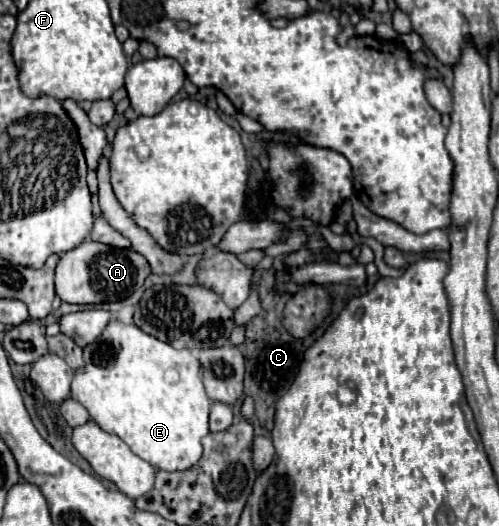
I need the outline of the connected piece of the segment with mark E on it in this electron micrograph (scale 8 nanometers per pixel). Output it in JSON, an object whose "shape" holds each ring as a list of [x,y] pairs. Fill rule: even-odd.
{"shape":[[[110,320],[108,326],[104,328],[102,336],[100,336],[96,342],[84,346],[84,368],[80,368],[80,370],[74,372],[72,398],[74,398],[76,402],[80,402],[80,404],[88,410],[90,418],[92,418],[102,430],[120,436],[120,438],[132,448],[134,454],[138,454],[142,460],[150,462],[156,470],[168,470],[168,472],[186,470],[188,466],[194,466],[194,464],[200,460],[200,454],[202,454],[202,444],[200,444],[200,440],[210,432],[210,430],[208,430],[208,414],[210,414],[212,400],[206,396],[202,378],[200,378],[200,362],[198,362],[196,354],[194,354],[192,350],[188,350],[188,348],[180,348],[180,350],[178,350],[178,348],[172,348],[170,344],[166,344],[166,342],[162,342],[162,340],[146,334],[144,330],[140,330],[136,324],[124,324],[122,320]]]}

